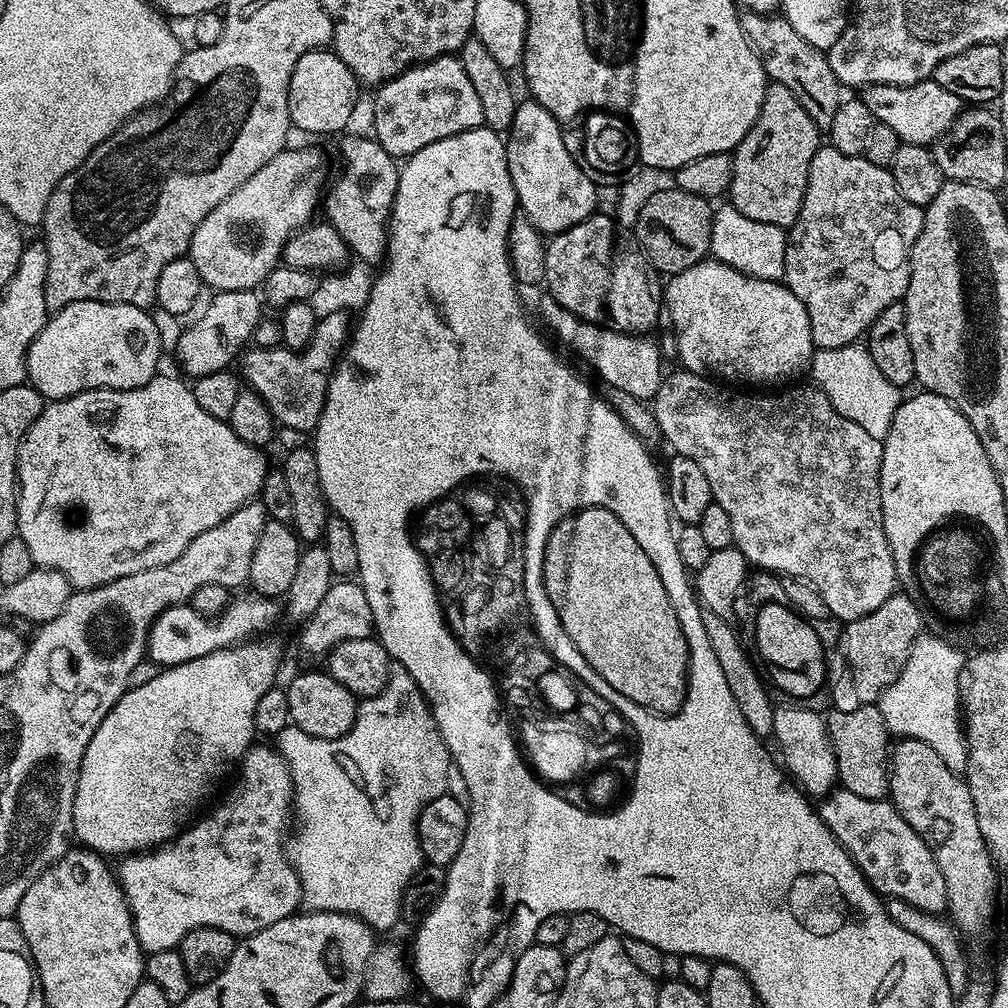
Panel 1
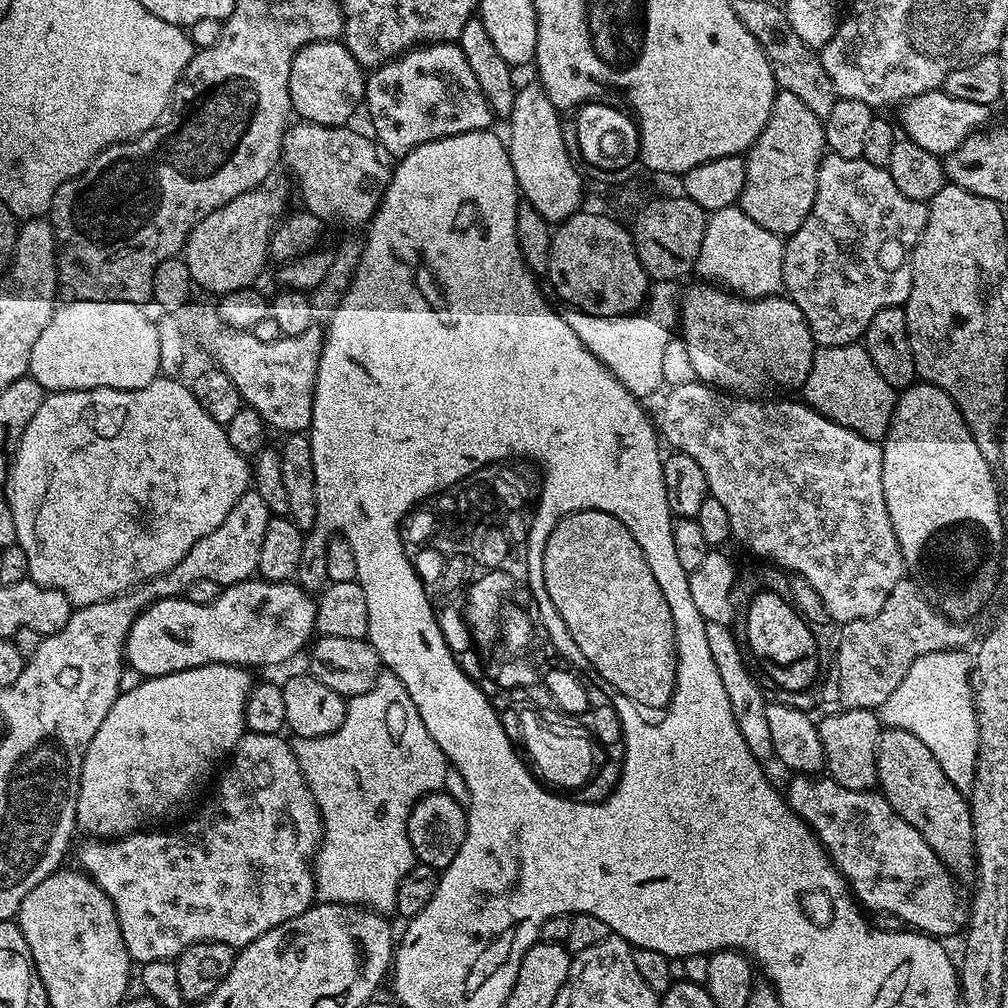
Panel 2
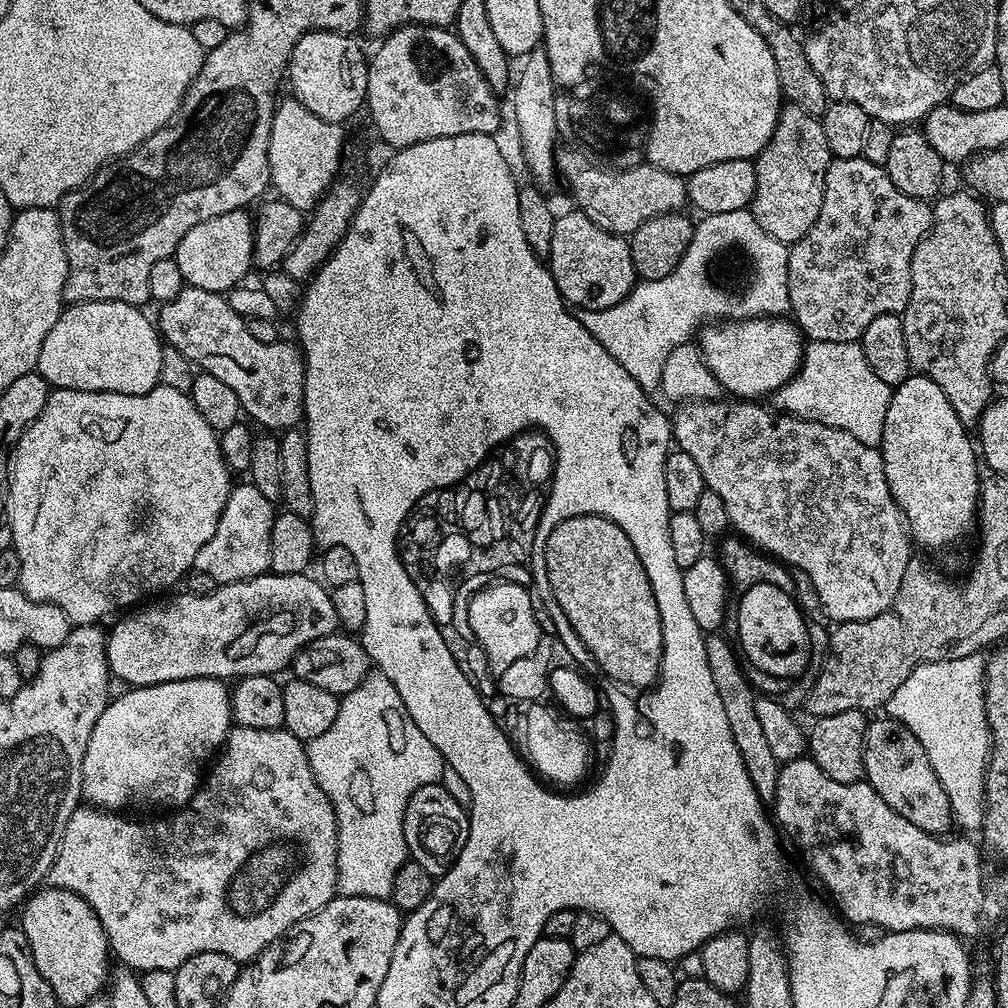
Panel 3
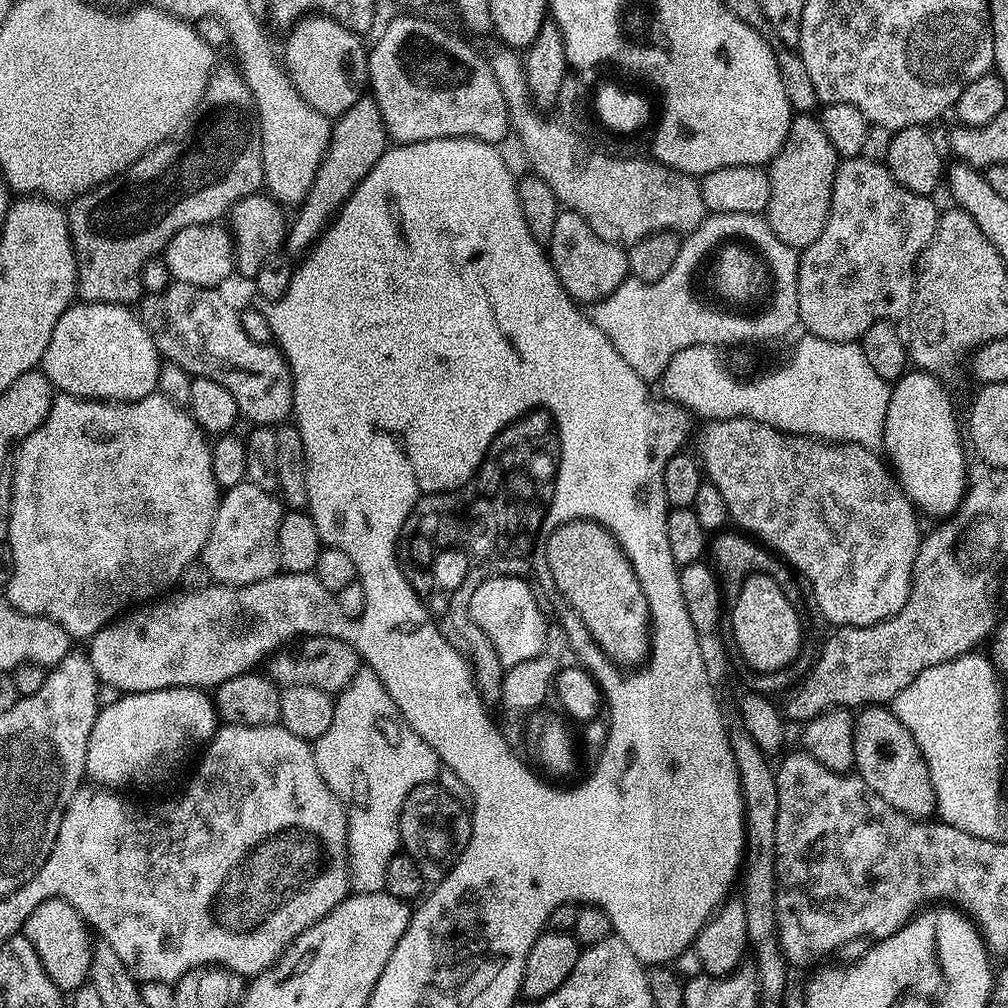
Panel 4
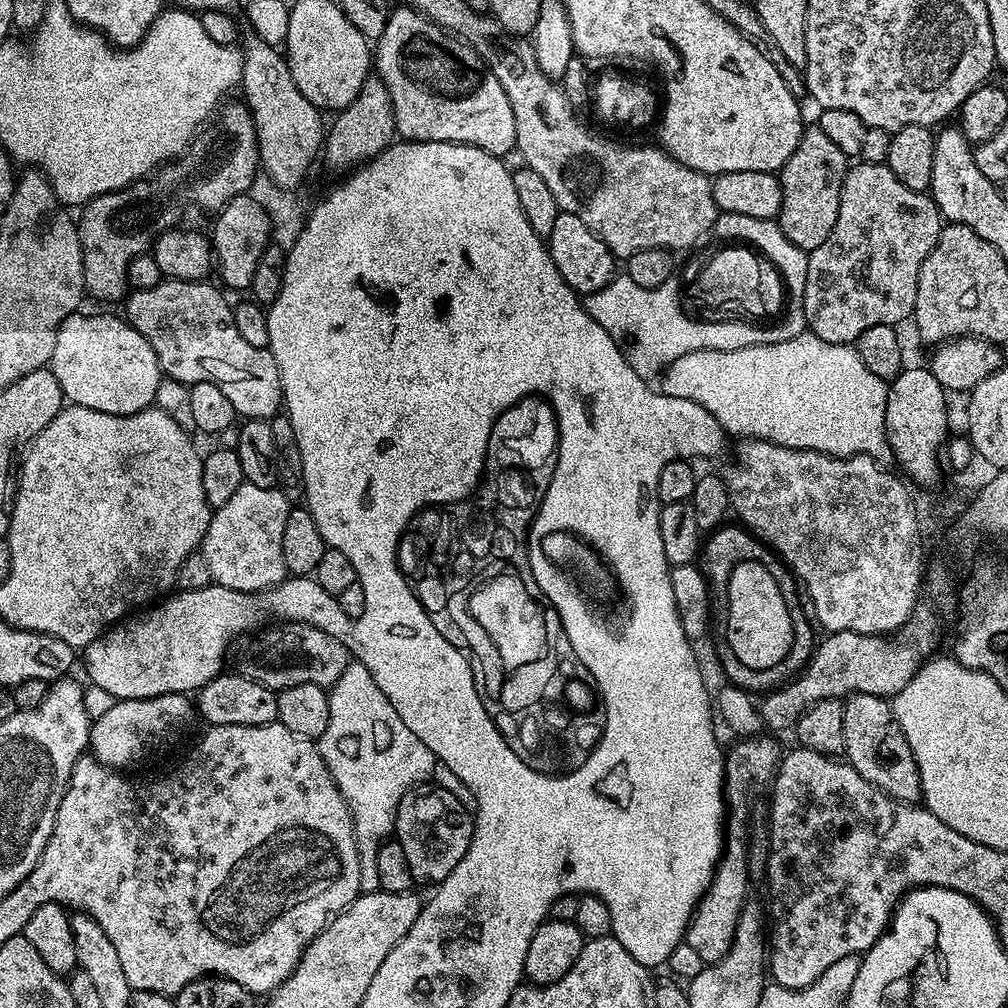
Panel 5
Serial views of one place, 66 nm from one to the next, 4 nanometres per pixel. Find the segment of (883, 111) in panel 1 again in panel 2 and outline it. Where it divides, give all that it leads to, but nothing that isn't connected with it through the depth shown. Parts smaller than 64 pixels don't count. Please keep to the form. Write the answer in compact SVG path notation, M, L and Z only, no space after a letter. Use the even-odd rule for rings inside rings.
M937 90L918 94L914 98L903 101L899 105L900 124L904 127L903 135L913 140L922 150L930 150L930 154L941 158L949 156L966 138L970 138L976 132L987 129L993 123L993 109L987 104L978 102L966 102L966 98L954 98L949 92Z

